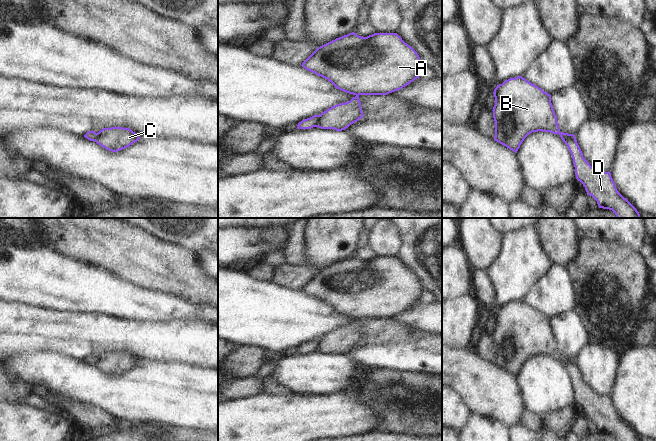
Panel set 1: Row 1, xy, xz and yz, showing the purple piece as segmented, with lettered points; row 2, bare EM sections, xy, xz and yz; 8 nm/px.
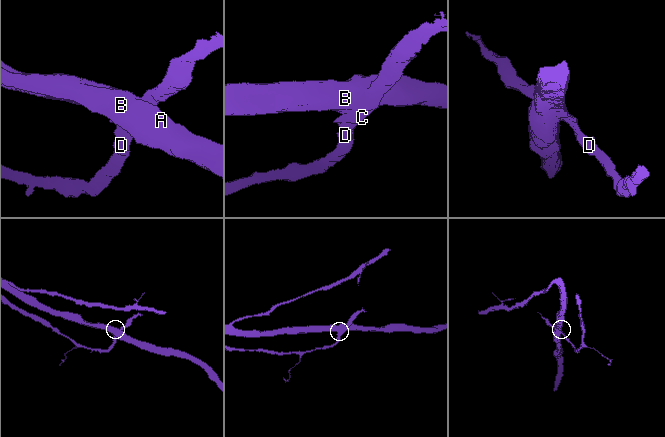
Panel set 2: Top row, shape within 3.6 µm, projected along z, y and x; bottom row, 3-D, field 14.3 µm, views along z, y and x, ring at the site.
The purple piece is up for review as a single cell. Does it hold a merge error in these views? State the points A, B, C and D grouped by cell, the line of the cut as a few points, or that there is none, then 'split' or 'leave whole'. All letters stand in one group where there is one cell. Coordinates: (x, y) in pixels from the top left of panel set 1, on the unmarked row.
groups A B / C D; cut xz (320, 339), (314, 350); split

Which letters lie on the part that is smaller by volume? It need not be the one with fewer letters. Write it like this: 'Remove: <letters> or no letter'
Remove: C, D

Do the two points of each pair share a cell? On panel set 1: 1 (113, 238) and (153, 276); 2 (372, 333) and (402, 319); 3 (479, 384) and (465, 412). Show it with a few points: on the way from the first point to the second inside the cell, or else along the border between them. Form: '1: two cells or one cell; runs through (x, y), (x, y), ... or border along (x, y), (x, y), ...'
1: one cell; runs through (123, 248), (143, 266)
2: two cells; border along (385, 319), (417, 332)
3: two cells; border along (453, 388), (473, 413)

